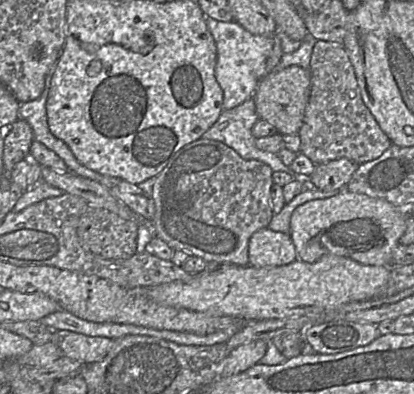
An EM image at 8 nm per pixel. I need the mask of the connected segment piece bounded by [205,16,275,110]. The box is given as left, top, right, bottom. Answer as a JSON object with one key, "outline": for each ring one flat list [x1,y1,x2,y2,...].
{"outline":[[208,16,205,18,216,44,215,77,223,90,223,110,229,110,253,97,259,81,267,75,266,60,274,47,275,38,254,35,237,22,220,22]]}

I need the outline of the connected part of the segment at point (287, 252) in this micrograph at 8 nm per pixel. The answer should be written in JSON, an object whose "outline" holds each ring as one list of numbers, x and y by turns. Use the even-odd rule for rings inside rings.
{"outline":[[263,228,255,232,248,244,249,265,257,268,283,266,297,259,288,233]]}

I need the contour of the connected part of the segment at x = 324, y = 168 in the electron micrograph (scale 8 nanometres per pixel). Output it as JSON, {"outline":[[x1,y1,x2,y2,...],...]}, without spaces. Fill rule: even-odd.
{"outline":[[339,158,315,165,307,180,307,186,321,191,341,190,350,181,357,164,347,158]]}

